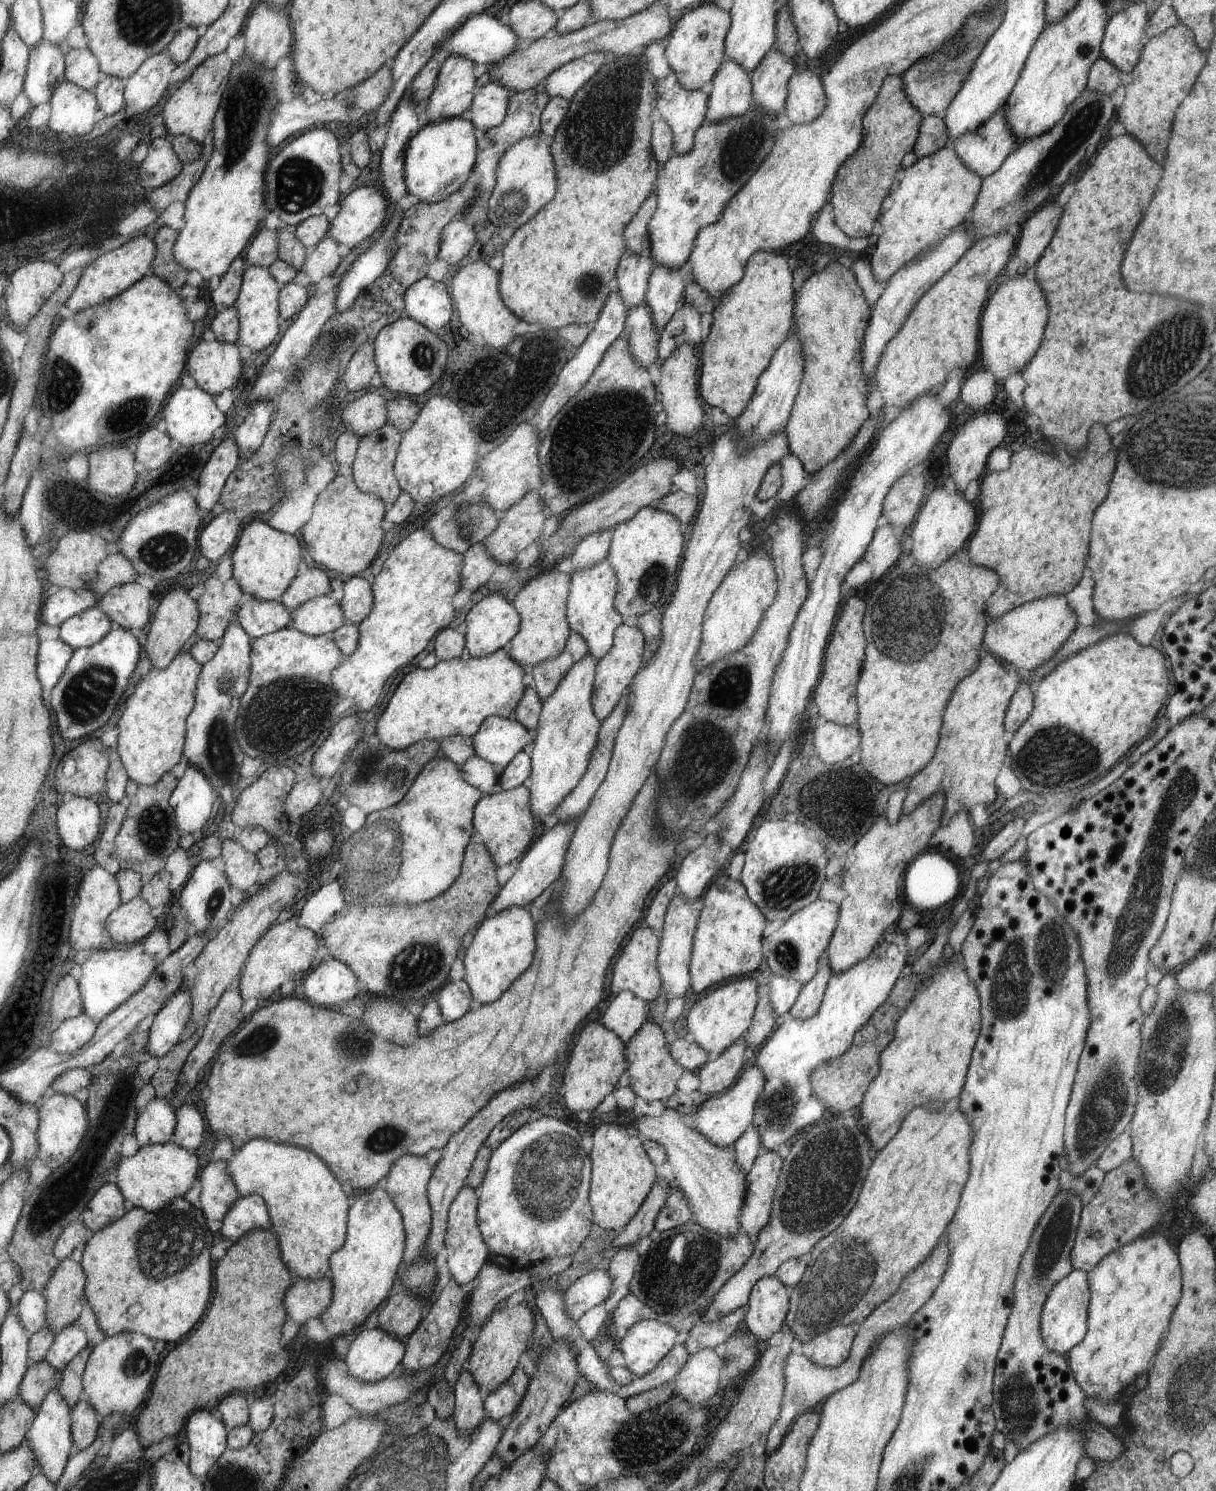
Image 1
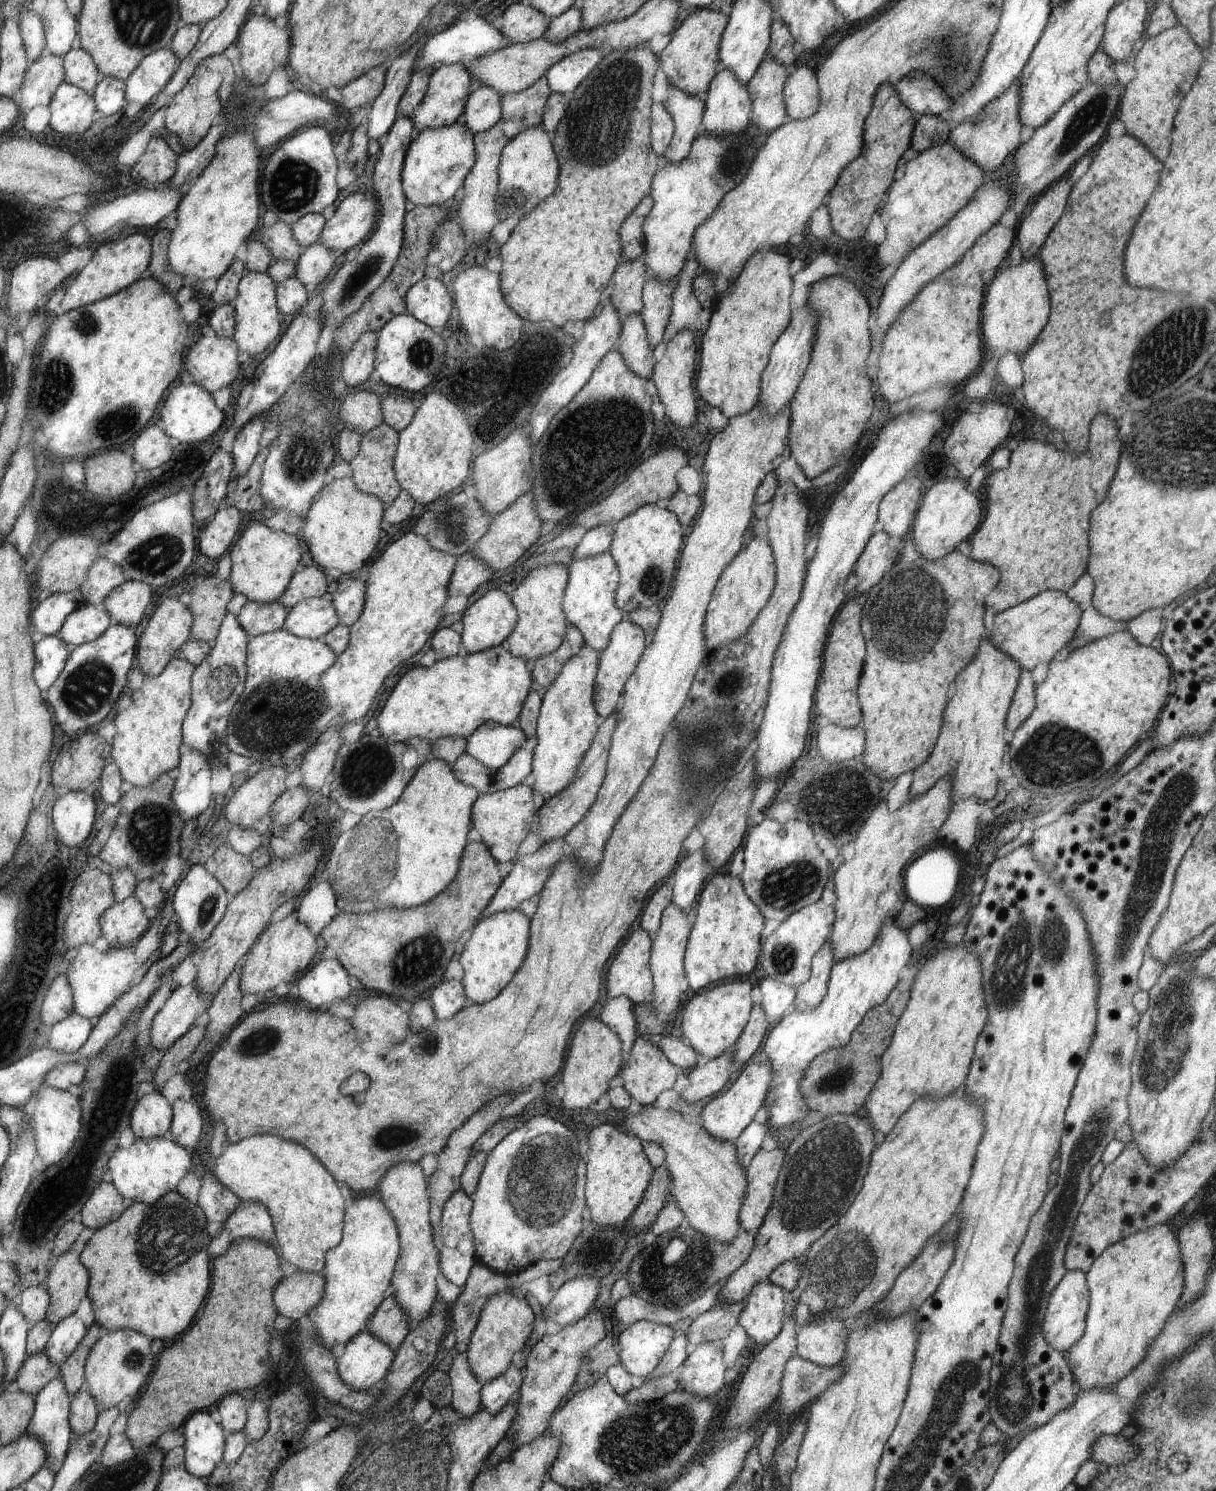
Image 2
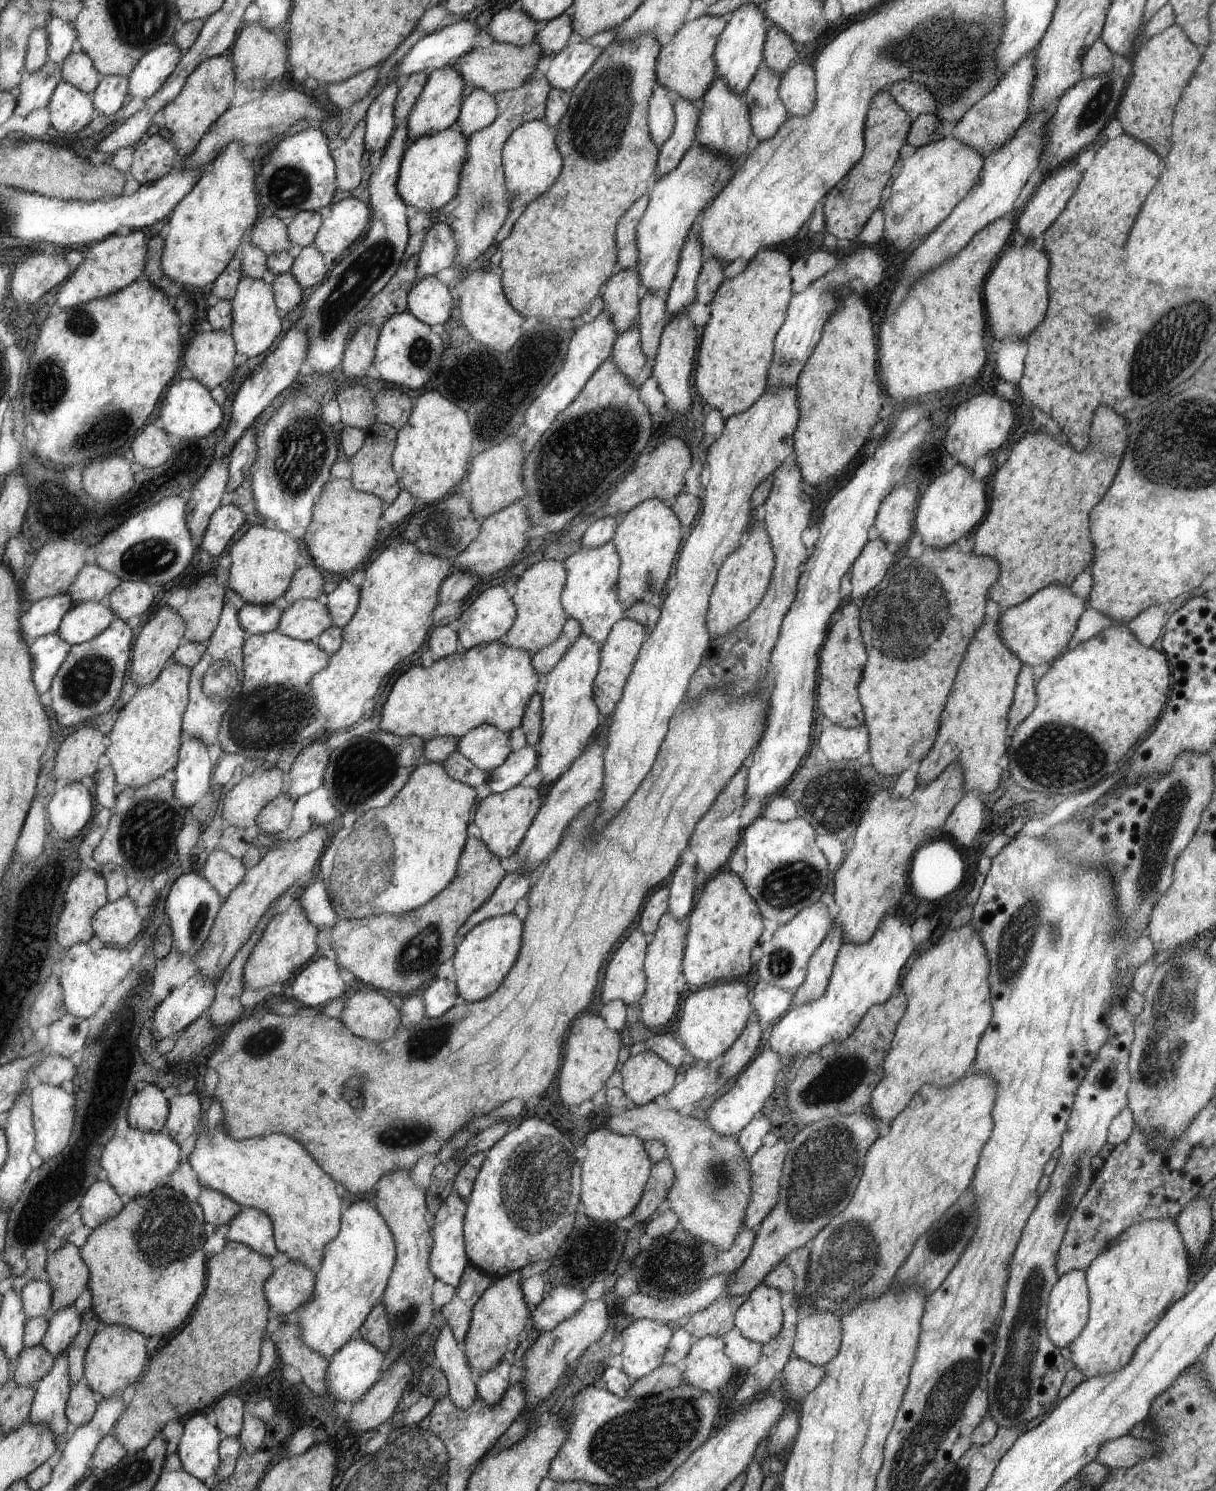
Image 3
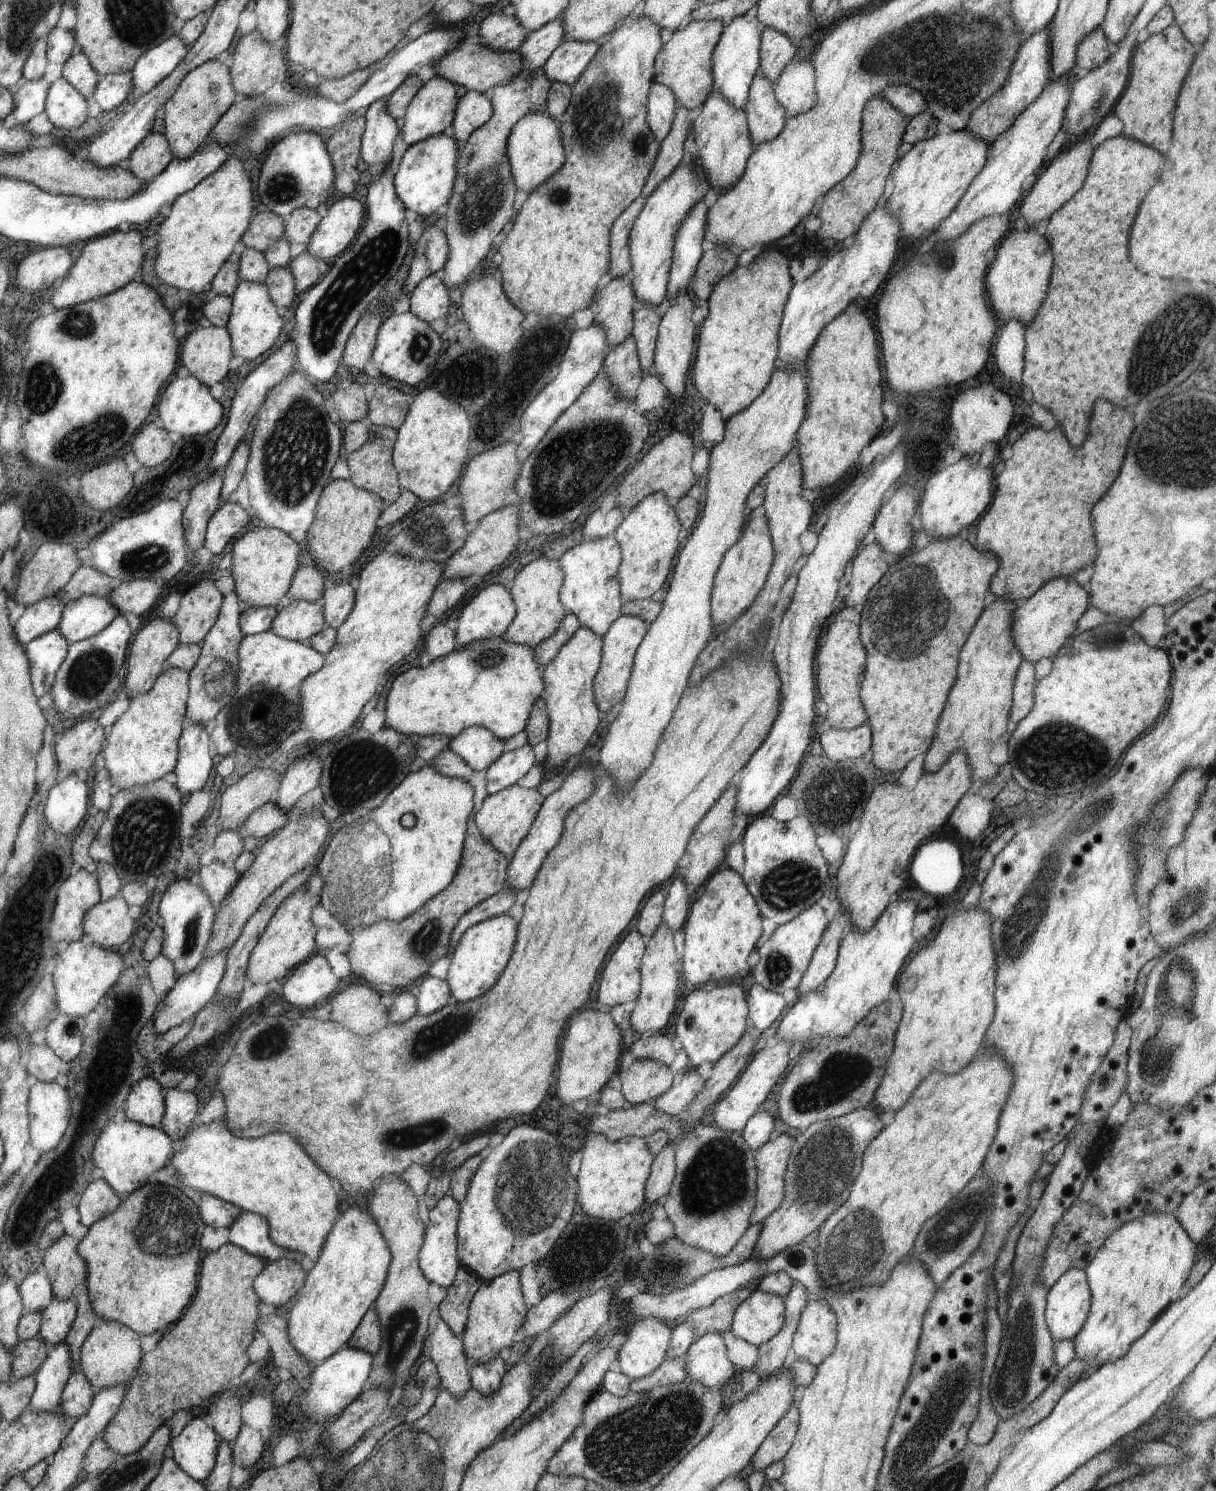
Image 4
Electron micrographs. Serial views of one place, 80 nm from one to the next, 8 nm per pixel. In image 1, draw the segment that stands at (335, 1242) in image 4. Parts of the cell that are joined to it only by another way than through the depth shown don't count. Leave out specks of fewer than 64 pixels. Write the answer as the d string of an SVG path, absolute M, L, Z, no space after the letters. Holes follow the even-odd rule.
M384 1185L368 1189L368 1192L360 1196L351 1195L351 1199L353 1202L350 1203L348 1239L345 1246L337 1250L329 1260L329 1274L333 1280L333 1303L318 1317L321 1322L324 1322L334 1339L354 1332L368 1319L373 1318L374 1312L390 1296L394 1283L398 1282L401 1264L405 1258L404 1217Z

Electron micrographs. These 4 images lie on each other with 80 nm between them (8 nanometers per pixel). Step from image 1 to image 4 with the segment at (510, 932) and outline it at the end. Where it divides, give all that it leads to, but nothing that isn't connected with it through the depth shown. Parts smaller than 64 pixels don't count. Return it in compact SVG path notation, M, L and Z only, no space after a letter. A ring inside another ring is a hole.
M506 914L483 920L464 932L454 947L449 966L447 981L450 984L453 1002L468 1002L480 998L496 984L512 956L516 944L516 926L519 926L519 922Z

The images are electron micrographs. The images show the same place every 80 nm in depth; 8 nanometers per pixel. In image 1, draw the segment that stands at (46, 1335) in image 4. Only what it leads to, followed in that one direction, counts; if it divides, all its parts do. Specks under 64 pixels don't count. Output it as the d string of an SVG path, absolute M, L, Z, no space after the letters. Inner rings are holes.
M74 1321L70 1326L55 1335L45 1360L50 1366L62 1372L66 1365L89 1345L86 1332L77 1321Z

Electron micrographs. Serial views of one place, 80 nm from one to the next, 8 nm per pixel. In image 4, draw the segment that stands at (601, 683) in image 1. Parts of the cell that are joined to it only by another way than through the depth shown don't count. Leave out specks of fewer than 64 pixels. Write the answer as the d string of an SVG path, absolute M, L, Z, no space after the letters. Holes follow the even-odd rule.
M623 614L603 636L601 666L593 678L593 697L596 698L596 706L600 710L606 712L606 710L614 708L616 704L623 702L622 698L624 698L624 692L628 690L631 678L630 670L633 670L634 652L637 652L637 648L640 646L640 642L643 642L646 634L648 634L648 622L638 617Z

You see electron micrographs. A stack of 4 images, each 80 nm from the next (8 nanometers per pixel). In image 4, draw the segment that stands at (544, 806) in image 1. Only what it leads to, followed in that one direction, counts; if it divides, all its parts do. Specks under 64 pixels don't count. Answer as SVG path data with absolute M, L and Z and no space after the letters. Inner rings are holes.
M580 627L560 649L556 658L544 667L544 702L549 716L548 753L546 770L562 768L568 758L582 754L590 736L600 726L600 710L593 697L593 678L600 670L601 648L604 640L589 628Z

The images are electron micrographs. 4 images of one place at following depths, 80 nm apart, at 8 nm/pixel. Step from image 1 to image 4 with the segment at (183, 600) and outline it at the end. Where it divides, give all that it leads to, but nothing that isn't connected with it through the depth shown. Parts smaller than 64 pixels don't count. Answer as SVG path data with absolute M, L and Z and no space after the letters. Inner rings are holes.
M158 617L153 619L142 628L129 648L129 663L126 673L126 690L129 700L135 696L148 692L157 682L157 678L169 670L168 658L180 646L180 636L178 625L175 625L170 619Z

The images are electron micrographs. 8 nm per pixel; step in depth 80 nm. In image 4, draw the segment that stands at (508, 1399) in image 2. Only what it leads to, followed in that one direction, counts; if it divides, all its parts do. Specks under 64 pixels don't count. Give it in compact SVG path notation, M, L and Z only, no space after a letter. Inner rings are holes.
M498 1355L489 1363L471 1364L471 1388L487 1397L494 1395L508 1373L506 1361Z

